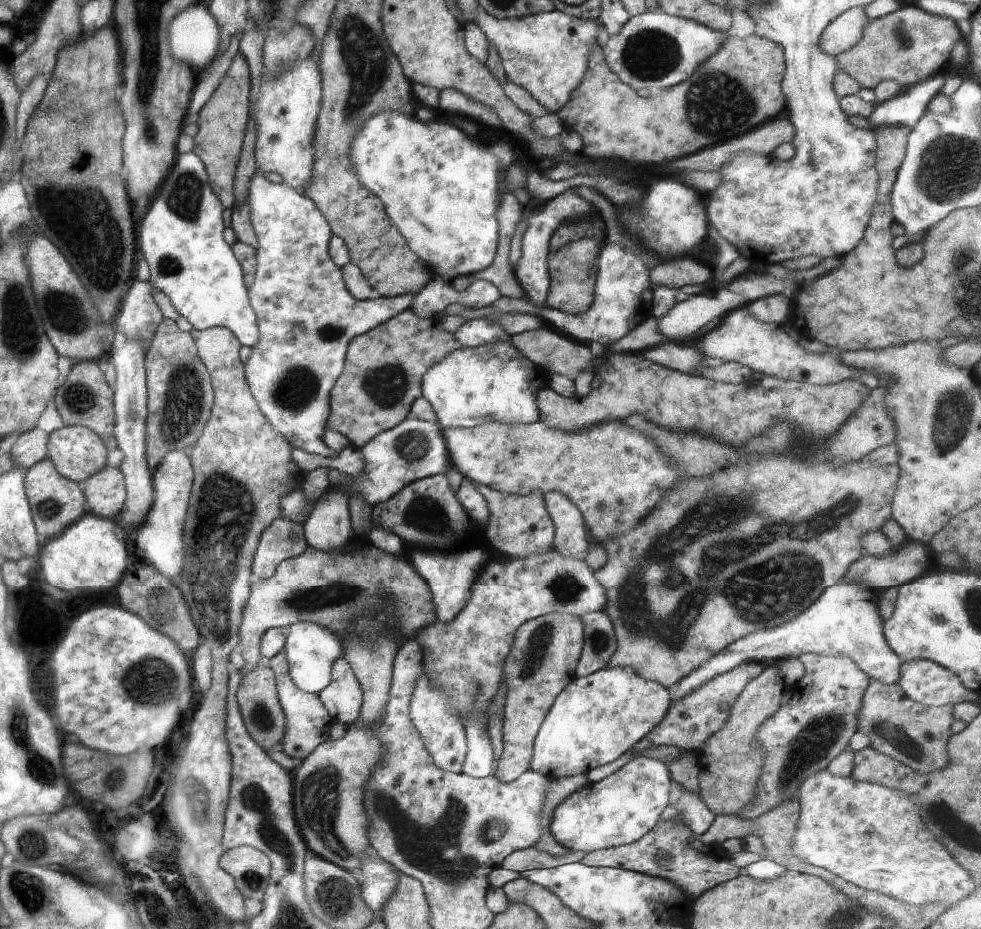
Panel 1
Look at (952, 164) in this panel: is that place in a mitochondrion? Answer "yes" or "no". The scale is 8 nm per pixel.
yes

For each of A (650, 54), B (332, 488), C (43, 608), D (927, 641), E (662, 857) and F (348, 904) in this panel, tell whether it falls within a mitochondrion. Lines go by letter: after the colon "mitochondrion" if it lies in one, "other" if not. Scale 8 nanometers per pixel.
A: mitochondrion
B: other
C: other
D: other
E: mitochondrion
F: mitochondrion

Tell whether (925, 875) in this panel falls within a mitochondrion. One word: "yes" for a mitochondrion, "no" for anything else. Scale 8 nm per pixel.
no

